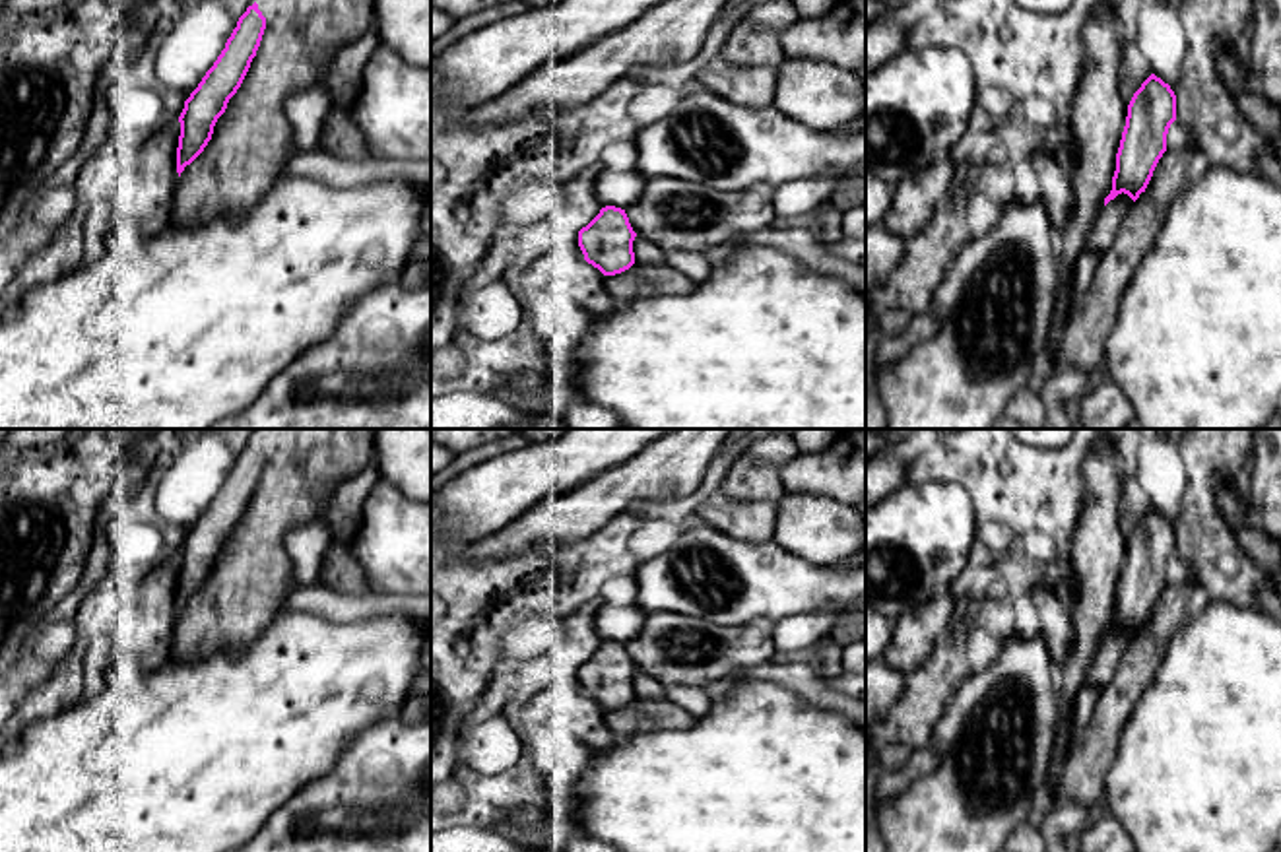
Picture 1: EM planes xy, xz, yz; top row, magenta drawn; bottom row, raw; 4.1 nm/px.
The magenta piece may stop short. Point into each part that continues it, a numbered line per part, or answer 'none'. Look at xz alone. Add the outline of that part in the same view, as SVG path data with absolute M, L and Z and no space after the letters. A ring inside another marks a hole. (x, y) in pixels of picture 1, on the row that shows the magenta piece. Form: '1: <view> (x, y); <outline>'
1: xz (639, 282); M635 264L615 276L604 276L606 291L615 303L631 303L660 295L685 295L697 287L697 281L679 270L664 266Z

